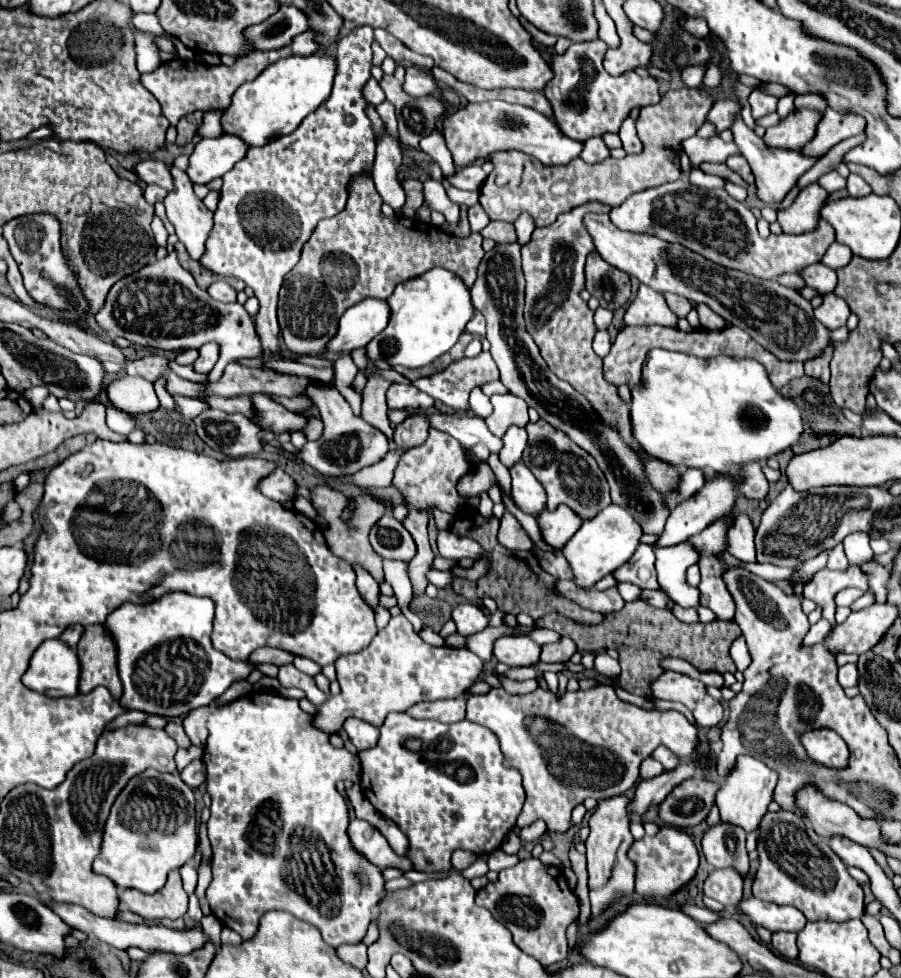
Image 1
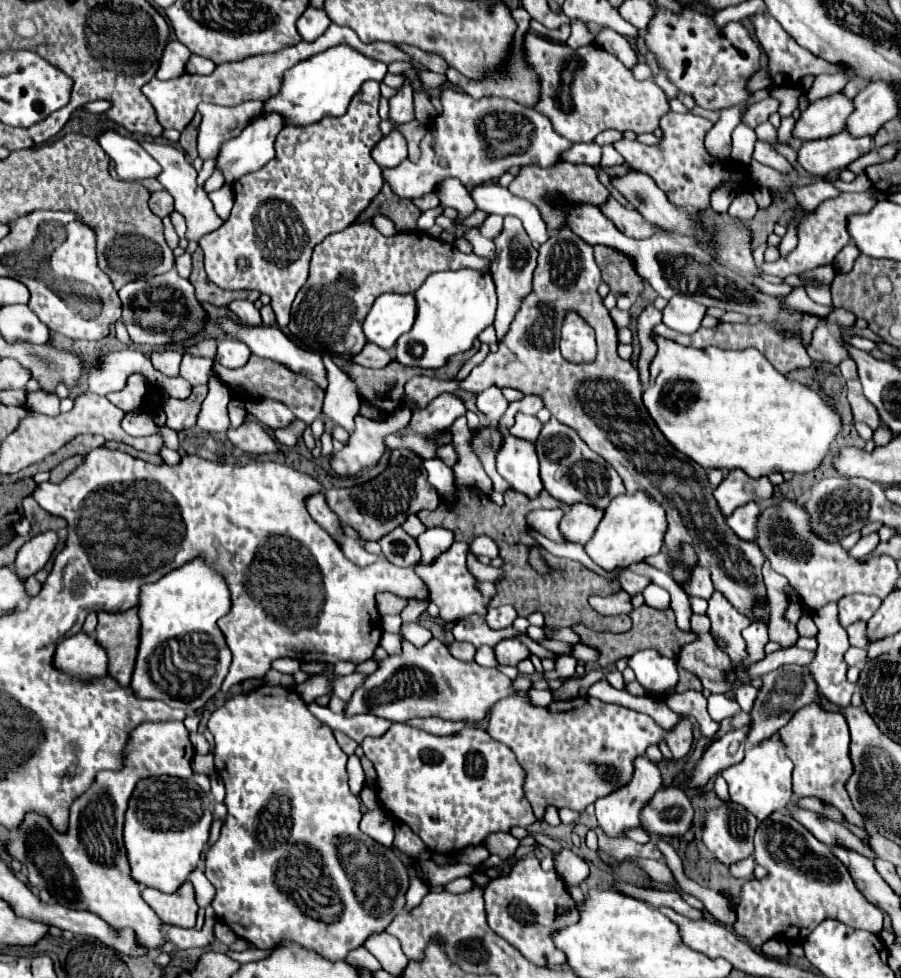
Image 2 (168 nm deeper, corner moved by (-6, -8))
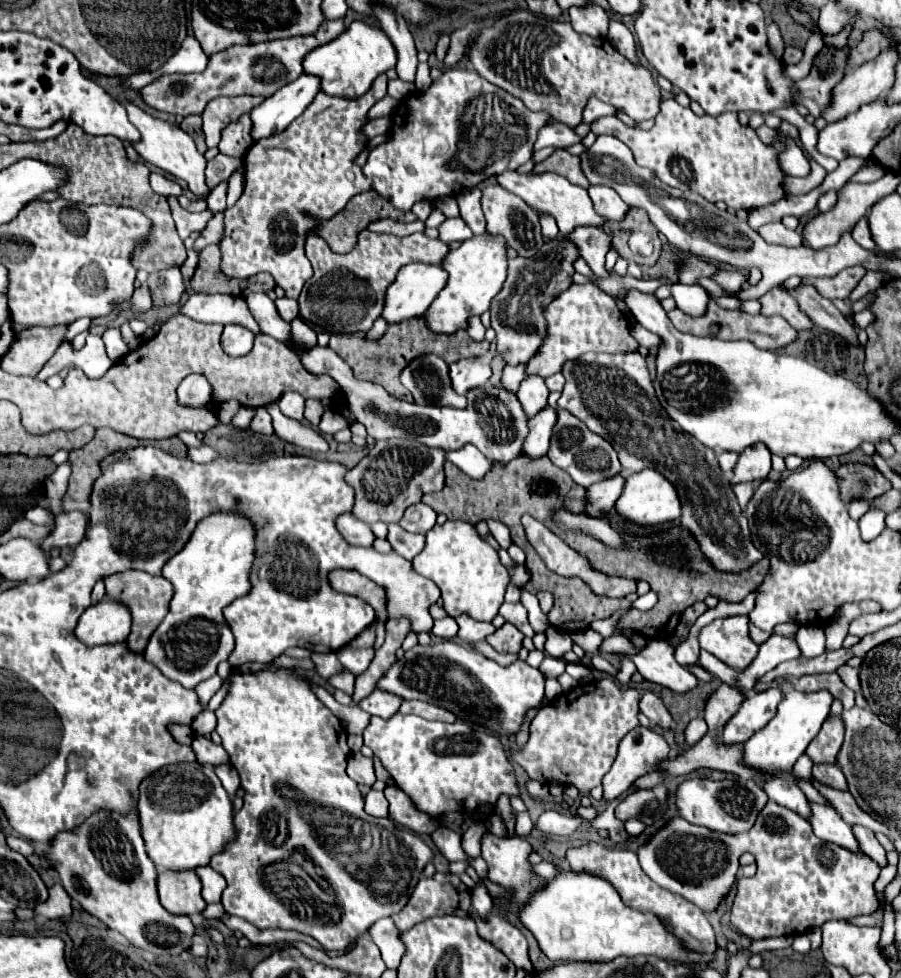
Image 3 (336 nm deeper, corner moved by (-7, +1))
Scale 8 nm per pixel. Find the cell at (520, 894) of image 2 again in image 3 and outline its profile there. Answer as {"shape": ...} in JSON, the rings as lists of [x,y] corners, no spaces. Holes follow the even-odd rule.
{"shape":[[[485,833],[481,837],[481,857],[489,865],[489,875],[487,877],[493,883],[501,885],[501,887],[513,889],[515,891],[513,901],[517,901],[517,903],[525,903],[531,897],[531,893],[535,893],[539,889],[539,885],[545,883],[543,879],[533,877],[533,871],[531,871],[533,867],[527,863],[529,853],[531,853],[531,845],[525,839],[517,837],[517,835],[513,835],[513,837],[497,837],[493,833]]]}

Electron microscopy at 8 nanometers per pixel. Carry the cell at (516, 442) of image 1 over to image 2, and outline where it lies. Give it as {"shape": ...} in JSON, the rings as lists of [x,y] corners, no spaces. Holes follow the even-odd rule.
{"shape":[[[518,414],[516,424],[510,428],[510,434],[514,434],[516,438],[526,438],[528,442],[534,442],[540,434],[540,428],[542,428],[542,424],[538,422],[536,416]]]}

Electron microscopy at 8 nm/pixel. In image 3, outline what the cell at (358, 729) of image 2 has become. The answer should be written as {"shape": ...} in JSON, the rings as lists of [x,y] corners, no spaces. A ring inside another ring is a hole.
{"shape":[[[375,689],[369,697],[365,697],[365,699],[359,703],[359,707],[365,709],[367,713],[371,713],[371,715],[389,719],[391,715],[395,715],[395,713],[399,711],[401,701],[403,701],[403,699],[401,699],[401,697],[395,697],[393,693]]]}

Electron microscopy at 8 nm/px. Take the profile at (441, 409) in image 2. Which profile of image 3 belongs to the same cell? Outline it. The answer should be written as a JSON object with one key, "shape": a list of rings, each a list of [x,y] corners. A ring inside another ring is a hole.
{"shape":[[[479,357],[459,359],[457,363],[451,363],[449,369],[451,369],[453,389],[461,395],[471,387],[479,387],[479,385],[487,383],[491,377],[489,359],[479,359]]]}

